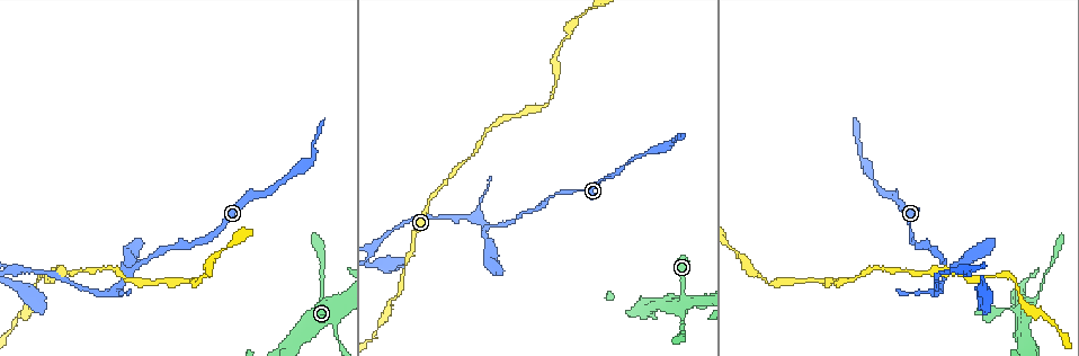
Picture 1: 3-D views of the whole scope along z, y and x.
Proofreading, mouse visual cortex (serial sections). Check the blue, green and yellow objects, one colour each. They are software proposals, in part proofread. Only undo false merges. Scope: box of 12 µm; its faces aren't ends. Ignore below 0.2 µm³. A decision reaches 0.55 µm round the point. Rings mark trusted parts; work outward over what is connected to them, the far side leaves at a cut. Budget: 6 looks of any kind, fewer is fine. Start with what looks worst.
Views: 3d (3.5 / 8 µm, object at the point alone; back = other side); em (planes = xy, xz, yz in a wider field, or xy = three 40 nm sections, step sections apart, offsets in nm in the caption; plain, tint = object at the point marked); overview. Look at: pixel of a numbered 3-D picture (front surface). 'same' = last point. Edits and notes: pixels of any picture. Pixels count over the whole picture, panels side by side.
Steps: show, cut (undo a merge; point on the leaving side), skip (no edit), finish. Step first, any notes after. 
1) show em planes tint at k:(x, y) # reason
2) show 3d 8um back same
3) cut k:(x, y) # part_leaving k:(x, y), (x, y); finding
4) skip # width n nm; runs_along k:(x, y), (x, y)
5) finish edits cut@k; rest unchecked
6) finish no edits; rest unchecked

show 3d 8um back at 1:(490, 225) # abrupt turn

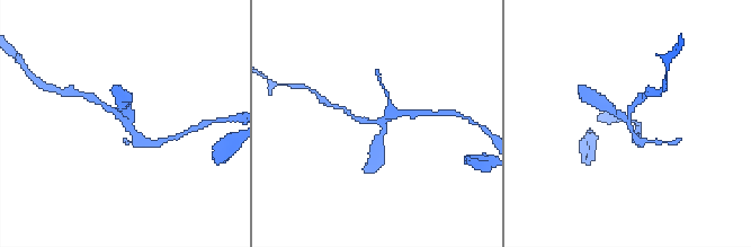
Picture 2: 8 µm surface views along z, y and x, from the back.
show 3d 3.5um at 2:(630, 119) # zoom in

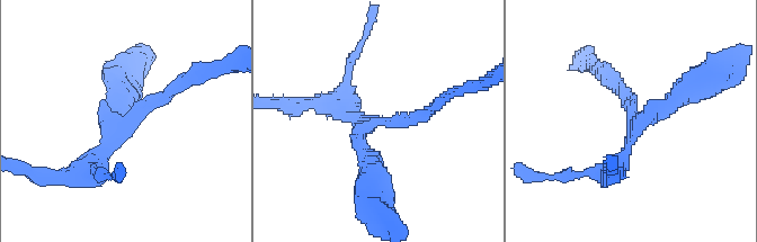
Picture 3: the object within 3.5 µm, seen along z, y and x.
show em planes tint at 3:(630, 123)

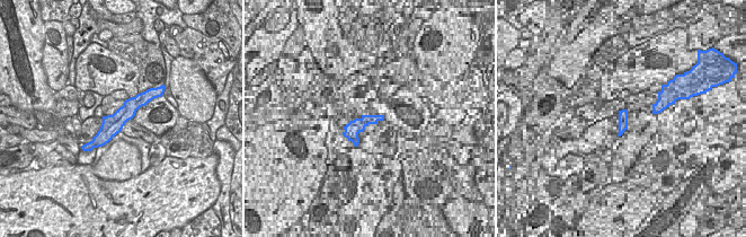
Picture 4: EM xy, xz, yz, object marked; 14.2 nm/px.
skip # runs_along 4:(145, 97), (136, 102), (92, 143); one cell here

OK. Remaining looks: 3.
show 3d 3.5um at 1:(39, 275)

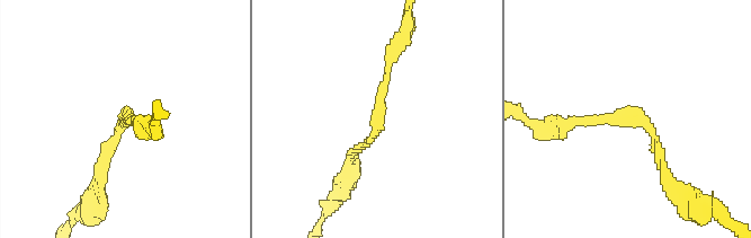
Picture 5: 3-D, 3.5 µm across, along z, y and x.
show em xy step 1 tint at 5:(376, 133) # now the EM

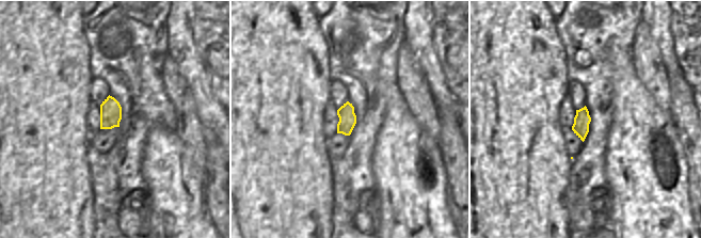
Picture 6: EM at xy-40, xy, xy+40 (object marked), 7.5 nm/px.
skip # arm_widths 150, 150 nm; all the same cell

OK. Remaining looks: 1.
finish no edits; rest unchecked

